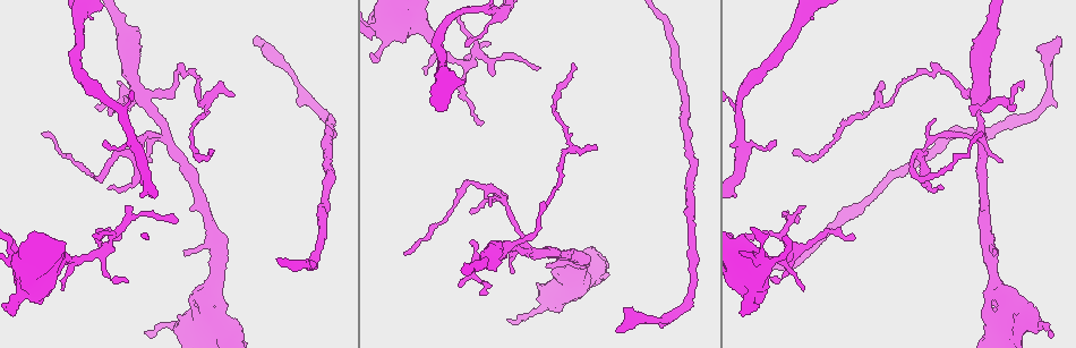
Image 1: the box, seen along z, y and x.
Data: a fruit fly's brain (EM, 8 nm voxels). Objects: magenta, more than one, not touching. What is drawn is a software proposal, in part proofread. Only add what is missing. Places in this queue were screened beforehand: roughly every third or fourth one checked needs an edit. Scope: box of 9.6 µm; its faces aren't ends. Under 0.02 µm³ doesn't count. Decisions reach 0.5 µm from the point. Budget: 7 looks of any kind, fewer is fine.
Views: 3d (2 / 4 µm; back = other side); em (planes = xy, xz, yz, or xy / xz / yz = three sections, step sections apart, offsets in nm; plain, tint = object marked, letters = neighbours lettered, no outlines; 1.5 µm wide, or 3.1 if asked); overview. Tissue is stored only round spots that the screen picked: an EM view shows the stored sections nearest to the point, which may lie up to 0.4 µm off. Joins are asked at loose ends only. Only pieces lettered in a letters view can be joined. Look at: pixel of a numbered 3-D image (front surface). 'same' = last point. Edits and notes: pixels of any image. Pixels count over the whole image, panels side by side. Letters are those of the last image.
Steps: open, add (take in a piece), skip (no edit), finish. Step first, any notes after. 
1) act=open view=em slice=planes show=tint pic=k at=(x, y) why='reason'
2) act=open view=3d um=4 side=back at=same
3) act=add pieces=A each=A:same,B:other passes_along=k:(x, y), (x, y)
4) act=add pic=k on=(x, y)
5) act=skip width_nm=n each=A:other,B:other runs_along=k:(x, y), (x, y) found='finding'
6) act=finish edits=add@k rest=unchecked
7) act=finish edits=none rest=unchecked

act=open view=em slice=planes show=letters pic=1 at=(596, 146) why='tapers out'

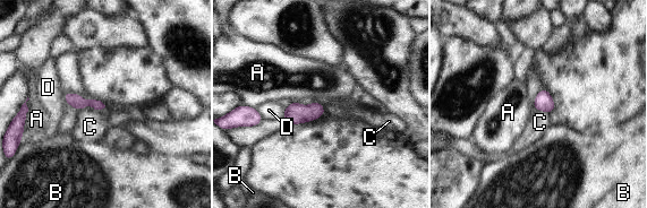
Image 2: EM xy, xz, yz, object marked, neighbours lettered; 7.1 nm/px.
act=skip each=A:other,B:other,C:other,D:other border=2:(533, 107), (548, 113) found='none of them fits'

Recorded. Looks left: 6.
act=open view=em slice=xz step=8 show=tint pic=1 at=(211, 154) why='long arm stops here'

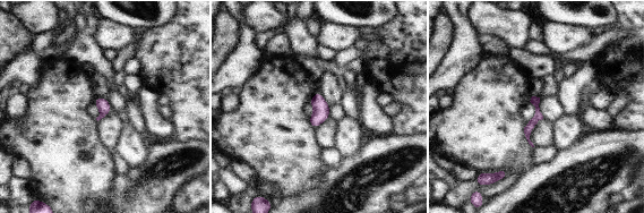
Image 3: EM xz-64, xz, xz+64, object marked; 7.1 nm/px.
act=open view=em slice=planes show=letters at=same

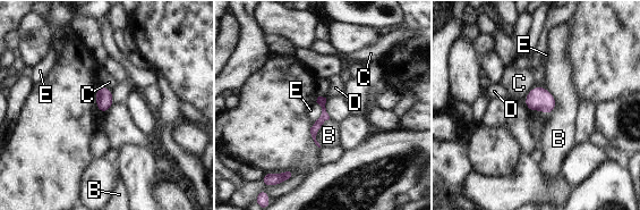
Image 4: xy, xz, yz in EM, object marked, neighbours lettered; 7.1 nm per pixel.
act=skip each=B:other,C:other,D:other,E:other border=4:(316, 101), (321, 115), (312, 124) found='none of them fits'

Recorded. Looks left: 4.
act=open view=em slice=planes show=letters pic=1 at=(774, 141) why='tapers out'

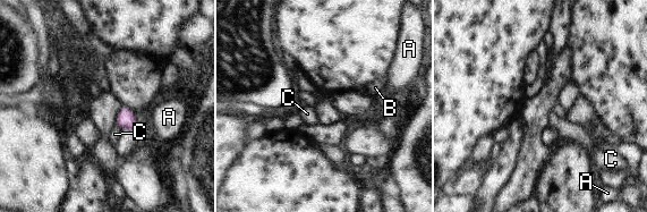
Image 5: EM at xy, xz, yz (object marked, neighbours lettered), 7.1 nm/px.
act=skip each=A:other,B:other,C:other found='none of them fits'

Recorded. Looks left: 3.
act=finish edits=none rest=unchecked

